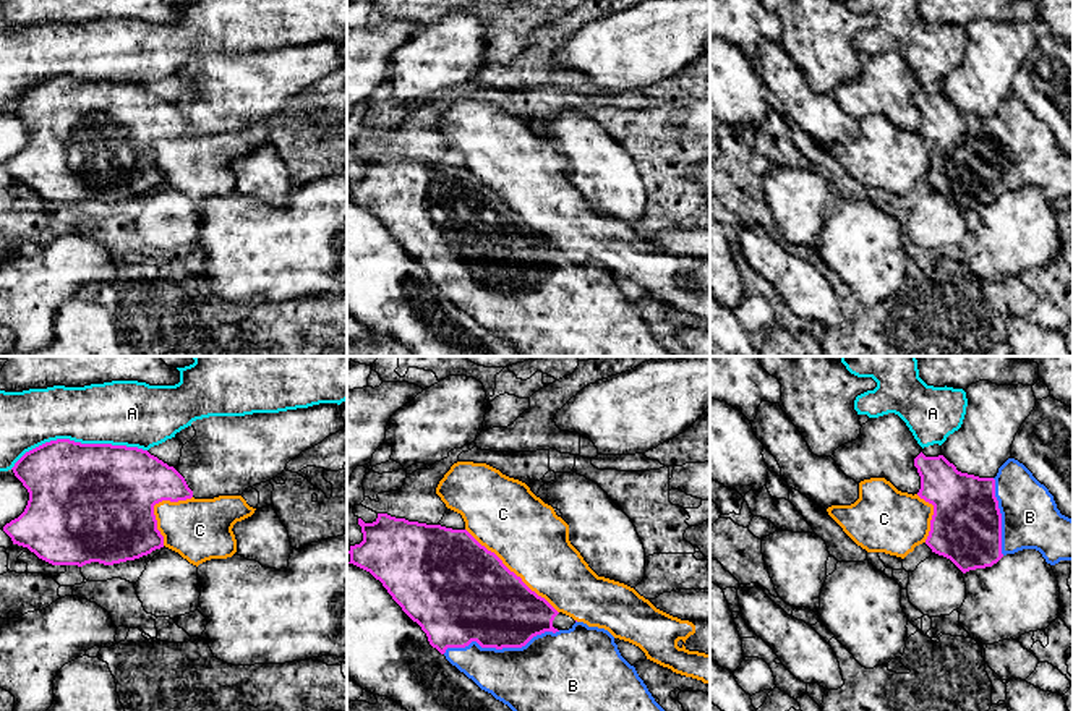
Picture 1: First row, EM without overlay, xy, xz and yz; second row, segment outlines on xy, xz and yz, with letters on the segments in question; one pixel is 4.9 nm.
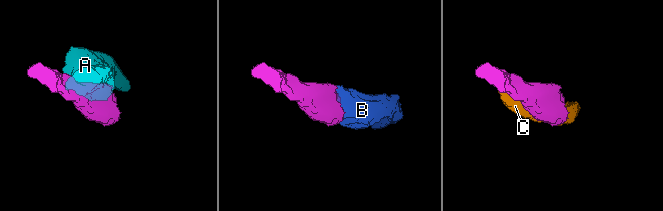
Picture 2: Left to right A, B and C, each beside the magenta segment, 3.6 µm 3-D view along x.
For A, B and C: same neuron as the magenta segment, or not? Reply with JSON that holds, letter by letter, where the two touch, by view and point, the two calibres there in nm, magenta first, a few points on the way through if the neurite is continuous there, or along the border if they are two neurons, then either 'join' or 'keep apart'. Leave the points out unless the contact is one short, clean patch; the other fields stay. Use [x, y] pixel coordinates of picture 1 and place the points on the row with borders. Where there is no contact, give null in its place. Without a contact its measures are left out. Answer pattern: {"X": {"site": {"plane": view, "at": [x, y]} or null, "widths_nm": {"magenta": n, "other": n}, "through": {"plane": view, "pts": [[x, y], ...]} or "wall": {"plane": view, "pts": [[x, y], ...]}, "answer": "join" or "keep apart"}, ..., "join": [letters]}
{"A": {"site": {"plane": "xy", "at": [78, 442]}, "widths_nm": {"magenta": 500, "other": 320}, "answer": "keep apart"}, "B": {"site": {"plane": "xz", "at": [501, 648]}, "widths_nm": {"magenta": 400, "other": 360}, "answer": "join"}, "C": {"site": {"plane": "xz", "at": [512, 572]}, "widths_nm": {"magenta": 460, "other": 360}, "answer": "keep apart"}, "join": ["B"]}

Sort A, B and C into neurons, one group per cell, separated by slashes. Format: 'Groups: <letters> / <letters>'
Groups: A / B / C

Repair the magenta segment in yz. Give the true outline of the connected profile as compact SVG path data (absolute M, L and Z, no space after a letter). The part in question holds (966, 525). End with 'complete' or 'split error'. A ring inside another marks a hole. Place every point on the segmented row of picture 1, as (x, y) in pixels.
M943 455L914 458L921 476L917 496L934 505L926 544L963 573L997 564L1003 556L1036 549L1047 564L1073 560L1073 520L1062 515L1054 496L1018 460L1008 458L995 478L961 473Z | split error

